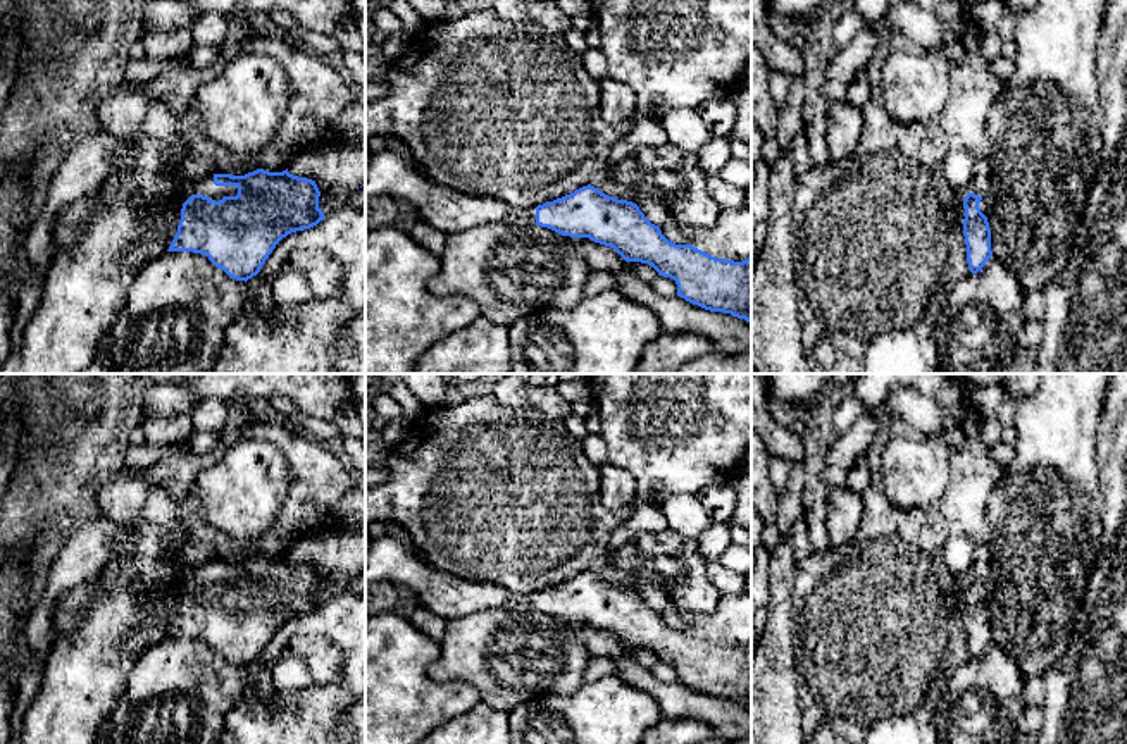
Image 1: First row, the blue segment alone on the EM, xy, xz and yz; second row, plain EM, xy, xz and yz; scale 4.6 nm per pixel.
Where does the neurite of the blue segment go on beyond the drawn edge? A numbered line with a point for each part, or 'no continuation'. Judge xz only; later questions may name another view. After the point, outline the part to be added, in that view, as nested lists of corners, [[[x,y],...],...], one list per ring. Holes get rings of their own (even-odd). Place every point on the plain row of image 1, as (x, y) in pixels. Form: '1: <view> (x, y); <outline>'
1: xz (386, 560); [[[381,537],[365,548],[365,586],[393,582],[434,615],[457,617],[503,610],[536,610],[536,592],[517,592],[489,582],[464,580],[431,567],[412,546]]]

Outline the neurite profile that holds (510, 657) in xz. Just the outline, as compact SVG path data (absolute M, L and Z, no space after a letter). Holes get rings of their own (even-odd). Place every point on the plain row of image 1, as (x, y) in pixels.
M489 608L446 620L439 651L427 668L433 680L472 684L483 703L507 713L543 694L576 692L591 660L562 620L536 610Z

